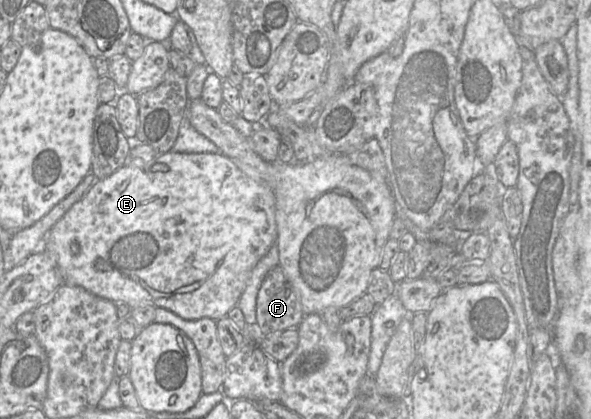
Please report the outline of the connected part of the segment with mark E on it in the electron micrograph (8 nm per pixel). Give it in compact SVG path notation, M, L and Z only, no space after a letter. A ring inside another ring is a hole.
M168 151L155 161L144 163L141 159L129 159L128 163L110 176L97 179L83 198L75 203L48 233L44 248L56 255L63 284L80 286L92 294L114 303L126 303L131 308L153 305L167 309L185 320L211 318L215 321L226 317L246 288L252 270L268 253L277 239L275 220L275 196L270 188L258 183L222 153L181 153Z

